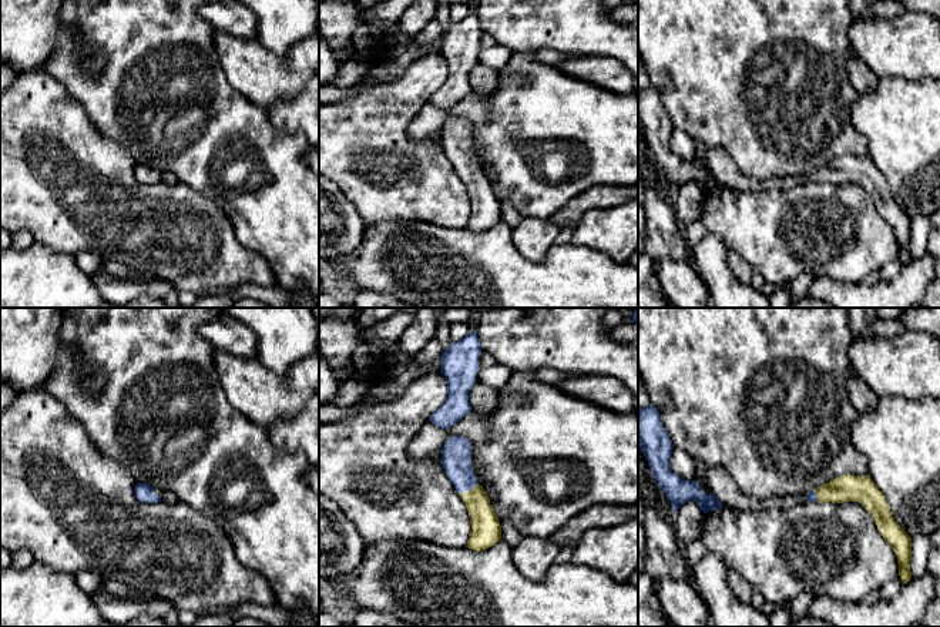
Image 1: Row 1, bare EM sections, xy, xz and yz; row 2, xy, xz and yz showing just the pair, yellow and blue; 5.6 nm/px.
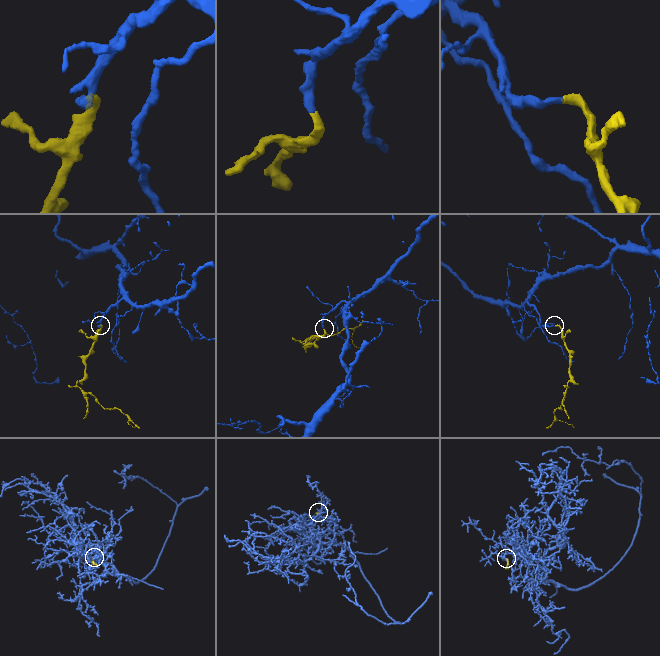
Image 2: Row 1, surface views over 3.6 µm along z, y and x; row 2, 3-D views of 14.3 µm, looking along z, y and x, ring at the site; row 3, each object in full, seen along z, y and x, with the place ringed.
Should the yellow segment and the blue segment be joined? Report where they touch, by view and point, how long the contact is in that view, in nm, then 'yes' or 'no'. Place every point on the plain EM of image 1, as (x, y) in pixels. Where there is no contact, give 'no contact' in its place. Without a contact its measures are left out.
meets yellow in xz at (467, 173); contact 130 nm long; yes

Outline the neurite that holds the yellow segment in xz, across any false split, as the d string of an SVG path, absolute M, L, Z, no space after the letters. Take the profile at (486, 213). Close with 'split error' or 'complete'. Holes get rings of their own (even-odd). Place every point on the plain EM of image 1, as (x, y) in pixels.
M450 117L442 130L442 145L470 195L467 228L481 232L494 227L501 221L501 208L487 174L473 152L469 121L463 117Z | split error

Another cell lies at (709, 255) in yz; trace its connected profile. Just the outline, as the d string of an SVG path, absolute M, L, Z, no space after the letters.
M706 231L692 249L692 262L715 308L772 308L769 296L741 284L728 268L728 252L719 235Z

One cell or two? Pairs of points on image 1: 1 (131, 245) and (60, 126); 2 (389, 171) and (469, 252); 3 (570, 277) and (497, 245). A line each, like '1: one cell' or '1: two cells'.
1: one cell
2: two cells
3: one cell

